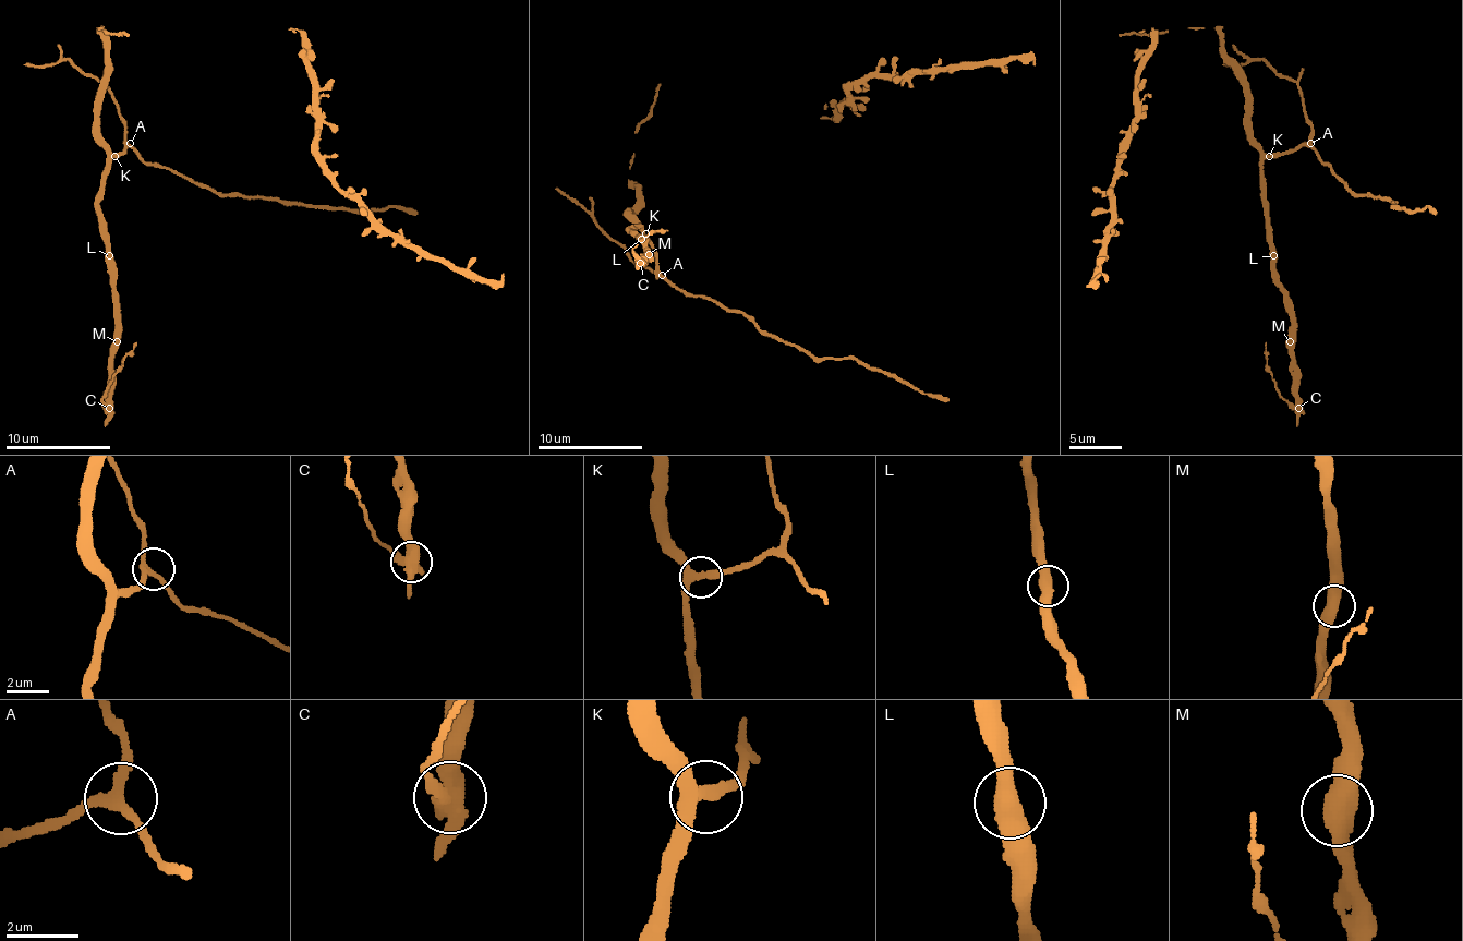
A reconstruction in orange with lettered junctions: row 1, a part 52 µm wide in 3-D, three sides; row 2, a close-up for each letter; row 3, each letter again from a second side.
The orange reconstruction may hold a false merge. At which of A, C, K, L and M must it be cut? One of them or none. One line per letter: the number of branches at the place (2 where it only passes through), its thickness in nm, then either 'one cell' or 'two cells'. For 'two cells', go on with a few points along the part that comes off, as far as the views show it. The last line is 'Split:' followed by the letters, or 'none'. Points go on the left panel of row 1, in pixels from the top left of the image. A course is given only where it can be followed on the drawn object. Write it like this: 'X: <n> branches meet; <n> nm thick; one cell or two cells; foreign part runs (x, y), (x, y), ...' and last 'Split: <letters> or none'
A: 3 branches meet; 240 nm thick; one cell
C: 3 branches meet; 460 nm thick; two cells; foreign part runs (109, 407), (101, 399), (135, 341)
K: 3 branches meet; 300 nm thick; one cell
L: 2 branches meet; 500 nm thick; one cell
M: 2 branches meet; 550 nm thick; one cell
Split: C

